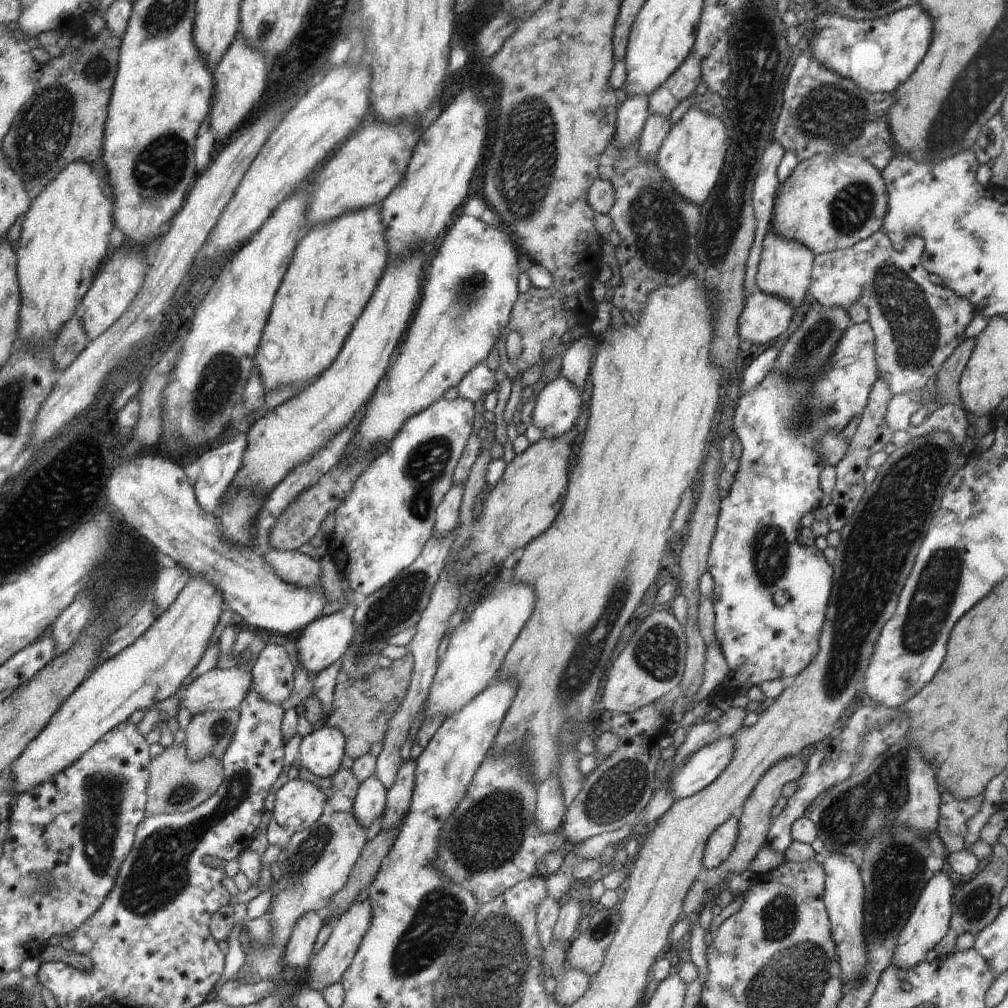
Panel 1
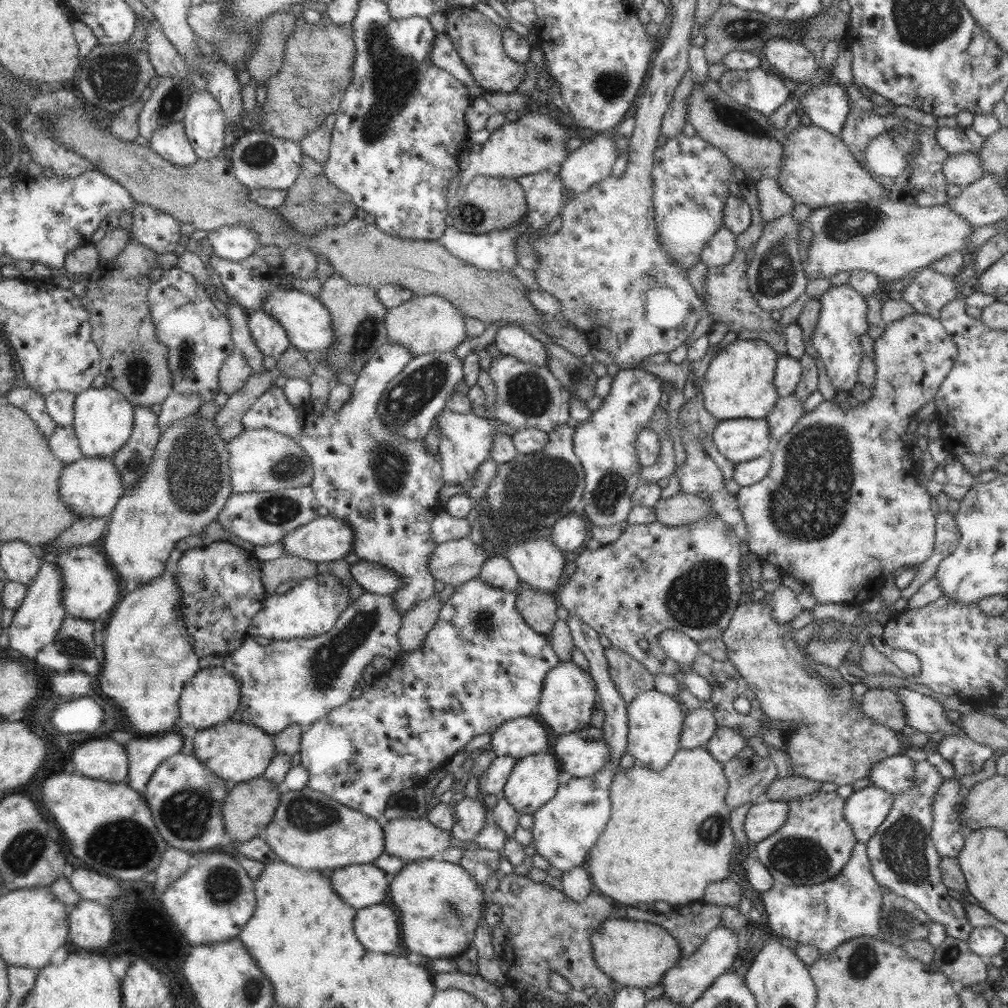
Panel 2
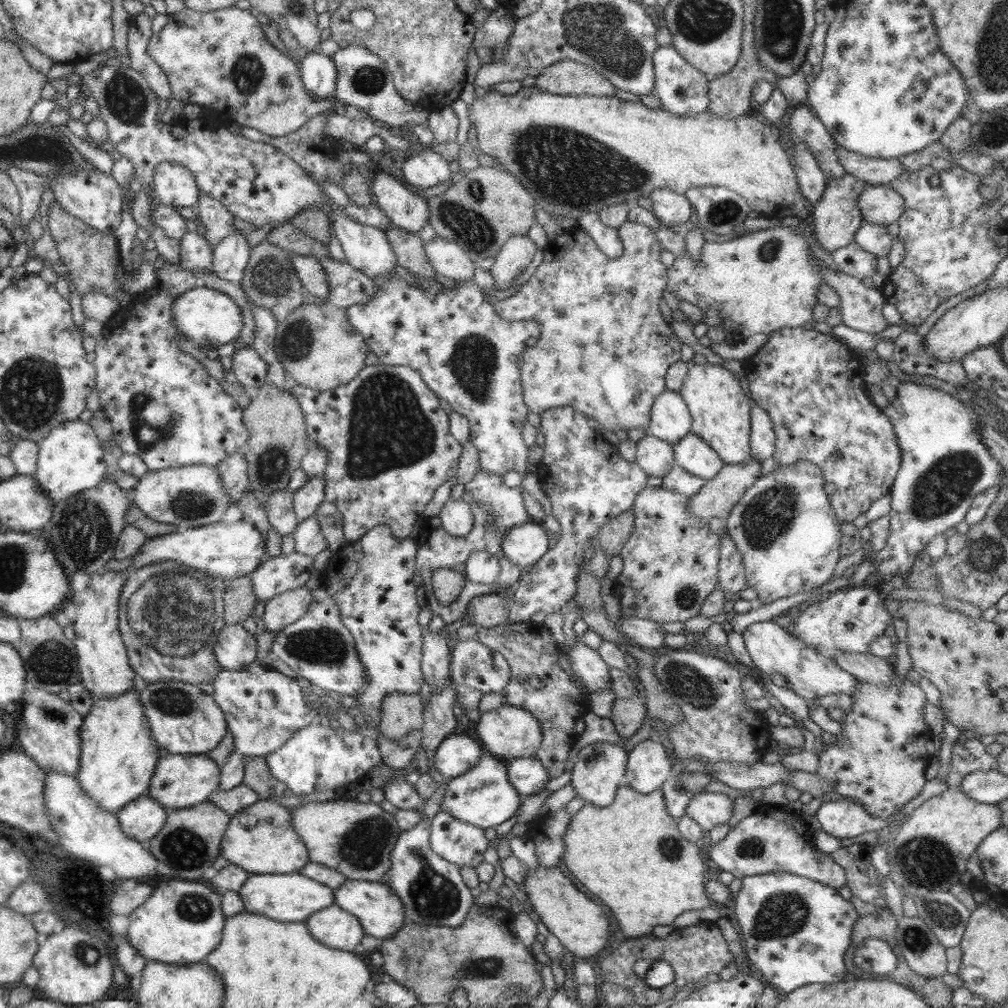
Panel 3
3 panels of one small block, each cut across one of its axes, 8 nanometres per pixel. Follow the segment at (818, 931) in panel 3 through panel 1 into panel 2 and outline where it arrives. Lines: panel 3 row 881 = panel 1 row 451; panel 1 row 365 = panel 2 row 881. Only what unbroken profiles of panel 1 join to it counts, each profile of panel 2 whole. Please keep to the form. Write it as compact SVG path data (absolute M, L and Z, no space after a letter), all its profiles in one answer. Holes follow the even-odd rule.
M856 843L851 858L844 865L841 872L830 880L808 886L785 886L777 882L766 892L759 894L764 902L764 912L768 916L767 925L772 930L772 936L784 938L790 945L812 944L820 949L820 956L828 955L840 943L856 936L870 936L882 938L880 932L880 911L882 911L882 891L870 868L870 860L866 852L866 845Z

